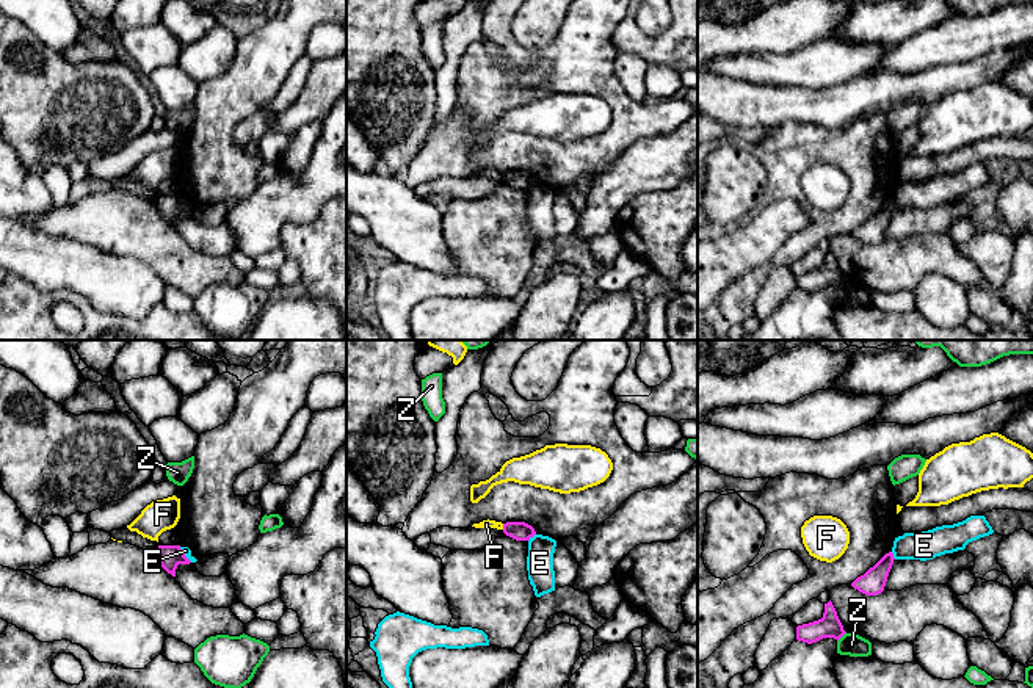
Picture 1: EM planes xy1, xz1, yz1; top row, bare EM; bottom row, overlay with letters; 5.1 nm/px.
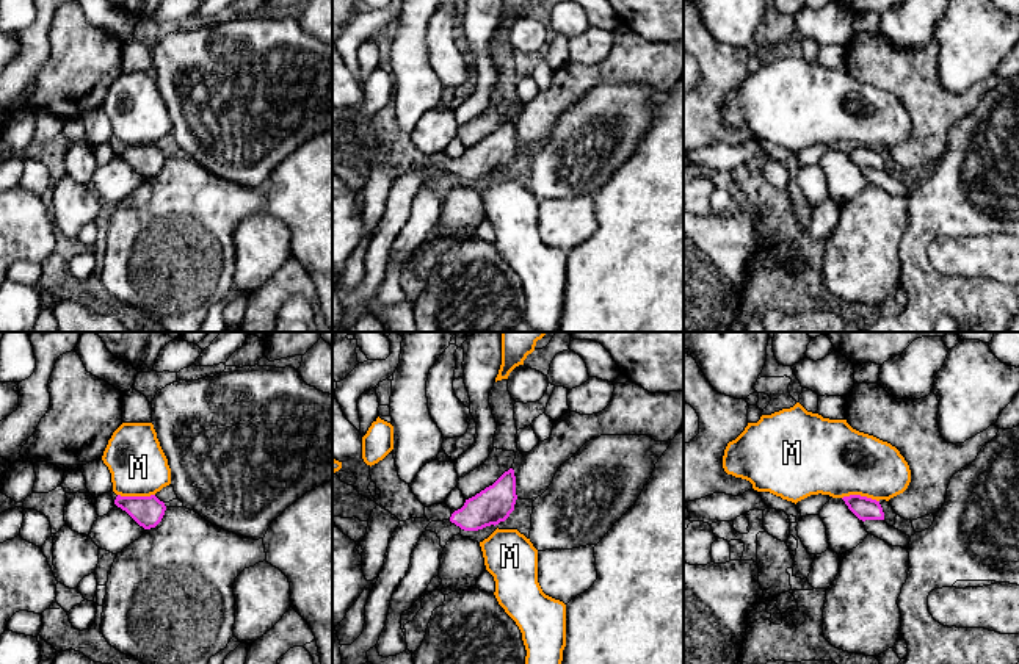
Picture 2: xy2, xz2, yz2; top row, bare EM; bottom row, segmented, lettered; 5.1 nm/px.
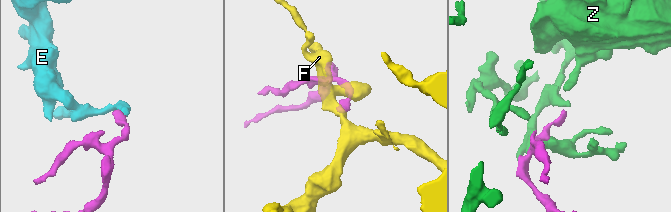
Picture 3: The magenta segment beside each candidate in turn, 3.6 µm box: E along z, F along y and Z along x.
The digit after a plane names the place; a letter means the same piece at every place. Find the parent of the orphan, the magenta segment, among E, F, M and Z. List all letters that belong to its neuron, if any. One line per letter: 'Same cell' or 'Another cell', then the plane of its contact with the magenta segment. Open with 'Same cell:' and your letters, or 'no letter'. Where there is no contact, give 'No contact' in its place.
Same cell: no letter
E: Another cell. Touches magenta in xz1
F: Another cell. Touches magenta in xz1
M: Another cell. Touches magenta in xy2
Z: Another cell. Touches magenta in yz1

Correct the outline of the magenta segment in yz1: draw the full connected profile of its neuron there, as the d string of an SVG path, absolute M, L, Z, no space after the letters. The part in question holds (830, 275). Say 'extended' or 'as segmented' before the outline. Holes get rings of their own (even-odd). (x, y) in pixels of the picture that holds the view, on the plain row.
as segmented; M829 249L825 252L823 266L809 273L803 273L796 276L796 288L812 293L823 287L840 288L846 281L837 265L837 260Z

